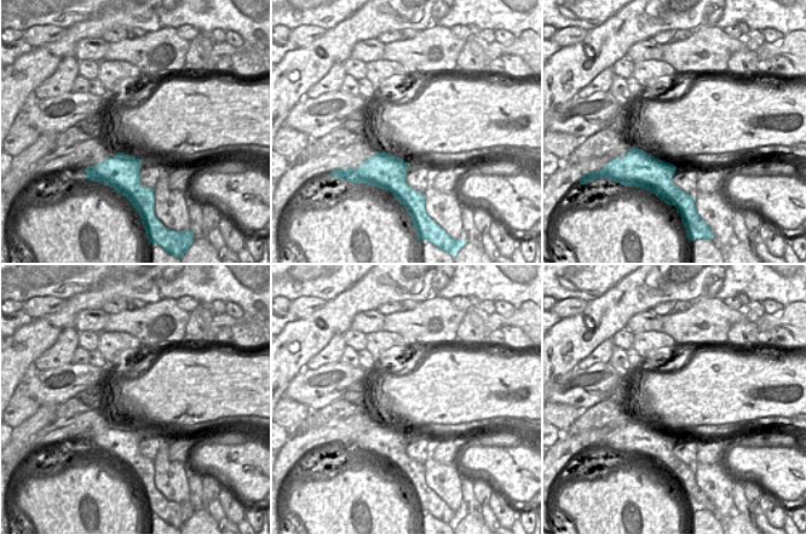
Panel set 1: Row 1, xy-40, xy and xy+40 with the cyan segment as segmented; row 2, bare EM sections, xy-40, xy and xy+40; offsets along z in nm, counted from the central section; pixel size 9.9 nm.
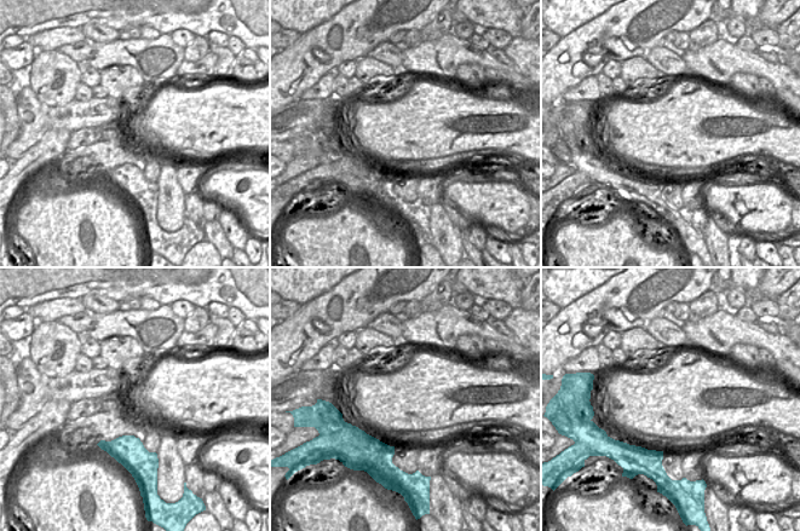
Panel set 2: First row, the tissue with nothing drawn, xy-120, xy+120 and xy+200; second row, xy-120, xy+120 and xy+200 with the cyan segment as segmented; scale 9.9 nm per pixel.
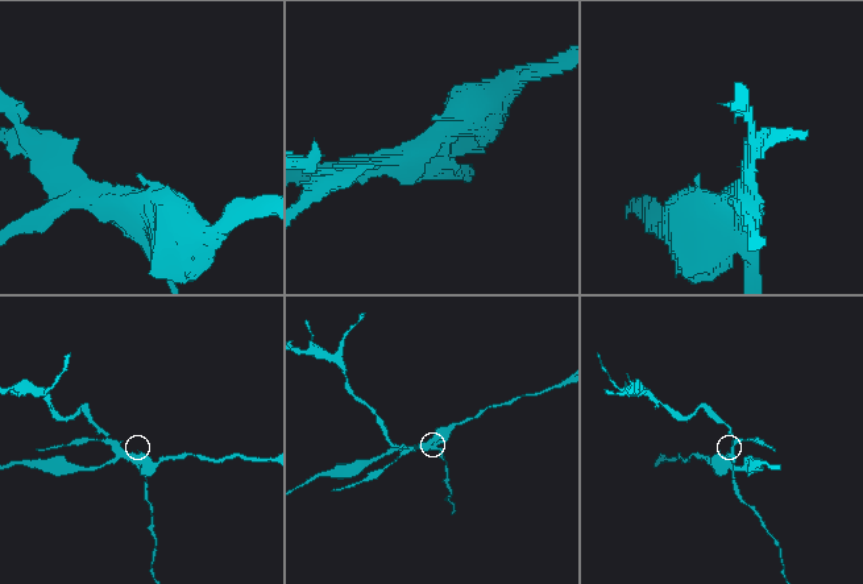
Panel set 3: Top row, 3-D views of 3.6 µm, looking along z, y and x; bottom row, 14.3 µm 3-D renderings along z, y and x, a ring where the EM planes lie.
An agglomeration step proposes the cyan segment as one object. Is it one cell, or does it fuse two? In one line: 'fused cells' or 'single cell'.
fused cells

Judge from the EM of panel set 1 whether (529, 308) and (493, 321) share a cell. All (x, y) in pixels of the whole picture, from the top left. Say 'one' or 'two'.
one

